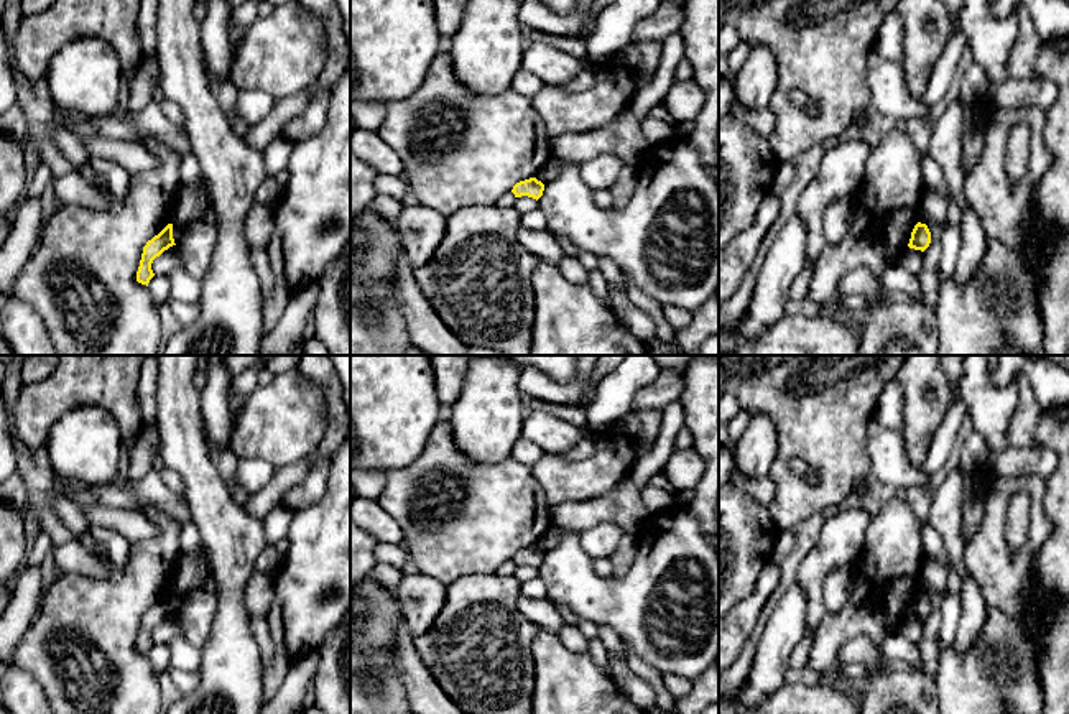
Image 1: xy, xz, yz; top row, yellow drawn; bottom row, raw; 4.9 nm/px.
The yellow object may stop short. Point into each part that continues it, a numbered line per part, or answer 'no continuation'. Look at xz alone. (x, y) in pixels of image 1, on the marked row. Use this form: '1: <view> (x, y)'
no continuation

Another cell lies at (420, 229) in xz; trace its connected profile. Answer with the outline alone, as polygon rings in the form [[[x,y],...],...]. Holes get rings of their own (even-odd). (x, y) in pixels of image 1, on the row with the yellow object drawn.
[[[421,204],[406,206],[396,220],[405,258],[414,270],[424,265],[446,232],[446,216]]]

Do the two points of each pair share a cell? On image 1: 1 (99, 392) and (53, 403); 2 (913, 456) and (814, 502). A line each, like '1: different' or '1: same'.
1: same
2: different

